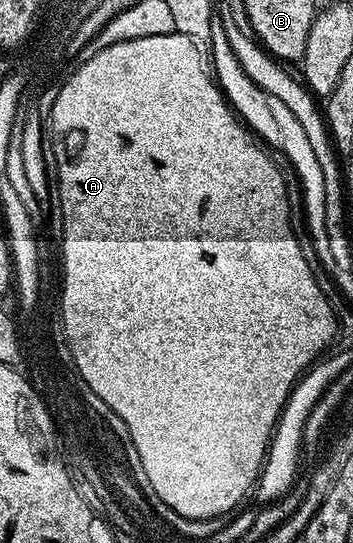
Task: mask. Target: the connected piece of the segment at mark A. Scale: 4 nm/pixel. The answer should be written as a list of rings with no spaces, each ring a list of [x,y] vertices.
[[[172,32],[172,33],[171,33],[171,34],[159,34],[159,35],[158,35],[158,36],[156,36],[156,37],[155,37],[155,38],[135,38],[135,39],[134,39],[134,40],[132,40],[132,41],[131,41],[131,42],[119,42],[119,43],[118,43],[118,44],[116,44],[116,45],[115,45],[115,46],[107,46],[107,47],[106,47],[106,48],[104,48],[104,50],[103,50],[103,51],[101,51],[101,52],[97,52],[97,53],[95,53],[95,55],[94,55],[94,56],[90,56],[90,57],[88,57],[88,59],[86,59],[86,60],[85,60],[85,61],[84,61],[84,62],[85,62],[85,63],[86,63],[86,64],[85,64],[85,65],[83,65],[83,66],[82,66],[82,68],[81,68],[81,69],[79,69],[79,70],[78,70],[78,72],[77,72],[77,73],[75,73],[75,74],[74,74],[74,76],[73,76],[73,77],[71,77],[71,78],[70,78],[70,80],[69,80],[69,78],[68,78],[68,79],[66,79],[66,80],[65,80],[65,81],[64,81],[64,84],[63,84],[63,86],[62,86],[62,89],[61,89],[61,90],[59,90],[59,94],[58,94],[58,96],[57,96],[57,97],[55,97],[55,98],[53,98],[53,99],[52,99],[52,100],[51,100],[51,107],[50,107],[50,108],[49,108],[49,123],[48,123],[48,126],[49,126],[49,130],[50,130],[50,133],[51,133],[51,135],[52,135],[52,137],[53,137],[53,149],[54,149],[54,150],[55,150],[55,162],[56,162],[56,163],[57,163],[57,173],[58,173],[58,174],[59,174],[59,198],[60,198],[60,199],[61,199],[61,209],[62,209],[62,210],[63,210],[63,226],[62,226],[62,227],[61,227],[61,231],[60,231],[60,233],[59,233],[59,239],[61,239],[61,260],[62,260],[62,262],[63,262],[63,263],[65,263],[65,285],[63,285],[63,286],[62,286],[62,288],[61,288],[61,315],[60,315],[60,314],[59,314],[59,321],[60,321],[60,322],[61,322],[61,324],[62,324],[62,326],[63,326],[63,328],[64,328],[64,333],[65,333],[65,340],[66,340],[66,342],[67,342],[67,344],[68,344],[68,345],[69,345],[69,350],[70,350],[70,354],[71,354],[71,355],[73,355],[73,358],[74,358],[74,366],[75,366],[75,367],[77,367],[77,368],[78,368],[78,372],[79,372],[79,374],[80,374],[80,375],[81,375],[81,376],[82,376],[82,378],[83,378],[83,382],[85,382],[85,383],[86,383],[86,384],[87,384],[87,386],[89,386],[89,387],[90,387],[90,388],[91,388],[91,390],[92,390],[92,391],[93,391],[93,392],[94,392],[94,393],[95,393],[95,394],[97,394],[97,395],[98,395],[98,396],[99,396],[99,398],[101,398],[101,399],[102,399],[102,400],[103,400],[103,402],[105,402],[105,403],[106,403],[106,404],[107,404],[107,406],[109,406],[109,407],[110,407],[110,408],[111,408],[111,410],[112,410],[112,411],[113,411],[113,412],[114,412],[114,413],[115,413],[115,414],[119,414],[119,418],[123,418],[123,426],[127,426],[127,430],[128,430],[128,431],[129,431],[129,433],[130,433],[130,434],[131,434],[131,442],[135,442],[135,450],[139,450],[139,462],[143,462],[143,470],[144,470],[144,471],[145,471],[145,473],[146,473],[146,474],[147,474],[147,482],[151,482],[151,490],[155,490],[155,494],[156,494],[156,496],[157,496],[157,497],[156,497],[156,499],[159,499],[159,500],[162,500],[162,501],[163,501],[163,502],[167,502],[167,506],[171,506],[171,510],[175,510],[175,511],[176,511],[176,512],[178,512],[178,513],[179,513],[179,514],[180,514],[180,516],[186,516],[186,518],[188,518],[188,520],[208,520],[208,521],[212,521],[212,520],[213,520],[213,519],[214,519],[214,517],[213,517],[213,516],[215,516],[215,518],[221,518],[221,517],[223,517],[223,509],[224,509],[224,508],[229,508],[229,504],[233,504],[233,500],[237,500],[237,496],[241,496],[241,492],[245,492],[245,484],[249,484],[249,480],[253,480],[253,472],[257,472],[257,460],[261,460],[261,447],[263,447],[263,442],[264,442],[264,440],[266,440],[266,439],[267,439],[267,434],[268,434],[268,432],[269,432],[269,423],[270,423],[270,422],[271,422],[271,414],[272,414],[272,413],[273,413],[273,412],[274,412],[274,410],[276,410],[276,409],[277,409],[277,403],[279,403],[279,397],[280,397],[280,396],[285,396],[285,387],[287,387],[287,385],[288,385],[288,384],[290,384],[290,383],[291,383],[291,381],[292,381],[292,380],[293,380],[293,375],[295,375],[295,370],[300,370],[300,369],[301,369],[301,364],[302,364],[302,362],[304,362],[304,360],[309,360],[309,356],[313,356],[313,352],[317,352],[317,348],[321,348],[321,344],[325,344],[325,340],[329,340],[329,332],[333,332],[333,320],[329,320],[329,303],[328,303],[328,302],[327,302],[327,298],[323,298],[323,290],[319,290],[319,286],[318,286],[318,285],[317,285],[317,283],[316,283],[316,282],[315,282],[315,278],[316,278],[316,277],[317,277],[317,275],[318,275],[318,273],[317,273],[317,272],[316,272],[316,271],[315,271],[315,268],[314,268],[314,265],[311,265],[311,264],[309,264],[309,263],[308,263],[308,262],[307,262],[307,258],[303,258],[303,250],[299,250],[299,242],[298,242],[298,241],[297,241],[297,240],[296,240],[296,239],[295,239],[295,238],[294,238],[294,237],[293,237],[293,231],[292,231],[292,230],[291,230],[291,226],[290,226],[290,225],[289,225],[289,207],[288,207],[288,206],[287,206],[287,190],[286,190],[286,189],[285,189],[285,183],[284,183],[284,182],[283,182],[283,178],[282,178],[282,177],[281,177],[281,170],[280,170],[280,167],[279,167],[279,164],[278,164],[278,161],[277,161],[277,160],[276,160],[276,159],[275,159],[275,160],[274,160],[274,161],[273,161],[273,160],[272,160],[272,158],[271,158],[271,157],[269,157],[269,156],[268,156],[268,154],[269,154],[269,155],[270,155],[270,153],[269,153],[269,152],[268,152],[268,151],[266,151],[266,149],[265,149],[265,148],[264,148],[264,147],[262,147],[262,145],[261,145],[261,144],[260,144],[260,143],[258,143],[258,141],[257,141],[257,140],[256,140],[256,139],[254,139],[254,137],[253,137],[253,136],[252,136],[252,135],[251,135],[251,132],[250,132],[250,129],[249,129],[249,128],[248,128],[248,127],[246,127],[246,125],[245,125],[245,124],[244,124],[244,123],[242,123],[242,121],[241,121],[241,120],[240,120],[240,119],[238,119],[238,117],[237,117],[237,116],[236,116],[236,115],[235,115],[235,113],[234,113],[234,111],[233,111],[233,109],[232,109],[232,107],[230,107],[230,105],[229,105],[229,104],[228,104],[228,103],[227,103],[227,101],[226,101],[226,99],[225,99],[225,97],[224,97],[224,95],[223,95],[223,93],[222,93],[222,91],[221,91],[221,89],[220,89],[220,88],[218,88],[218,87],[217,87],[217,85],[216,85],[216,83],[215,83],[215,80],[214,80],[214,77],[213,77],[213,76],[212,76],[212,75],[210,75],[210,73],[209,73],[209,72],[208,72],[208,71],[207,71],[207,64],[206,64],[206,61],[205,61],[205,64],[204,64],[204,62],[203,62],[203,61],[201,61],[201,52],[200,52],[200,51],[201,51],[201,52],[202,52],[202,49],[201,49],[201,48],[200,48],[200,47],[199,47],[199,45],[198,45],[198,43],[197,43],[197,41],[196,41],[196,40],[192,40],[192,39],[191,39],[191,38],[187,38],[187,37],[186,37],[186,36],[184,36],[184,35],[183,35],[183,34],[175,34],[175,33],[174,33],[174,32]]]

